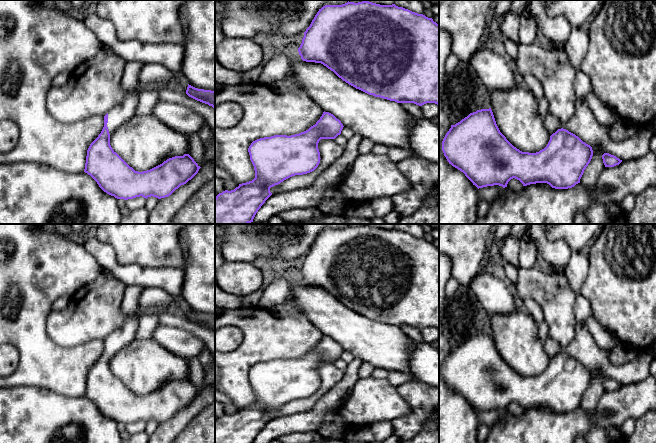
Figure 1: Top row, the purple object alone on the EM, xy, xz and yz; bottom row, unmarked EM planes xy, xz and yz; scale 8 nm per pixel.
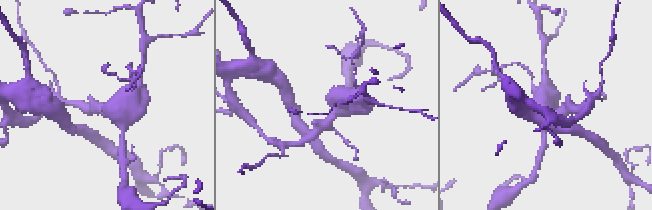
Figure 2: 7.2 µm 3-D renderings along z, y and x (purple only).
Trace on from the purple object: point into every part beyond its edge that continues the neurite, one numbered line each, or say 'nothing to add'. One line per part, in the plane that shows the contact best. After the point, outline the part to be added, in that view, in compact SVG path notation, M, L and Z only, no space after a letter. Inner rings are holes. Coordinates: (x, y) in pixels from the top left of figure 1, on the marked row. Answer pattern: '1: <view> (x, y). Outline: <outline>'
1: xy (121, 113). Outline: M129 92L119 105L108 111L107 127L110 135L135 115L138 100L139 95Z

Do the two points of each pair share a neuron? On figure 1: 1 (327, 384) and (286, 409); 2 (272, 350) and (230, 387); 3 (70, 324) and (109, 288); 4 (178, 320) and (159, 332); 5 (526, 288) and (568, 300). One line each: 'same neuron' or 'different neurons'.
1: same neuron
2: same neuron
3: same neuron
4: different neurons
5: same neuron

